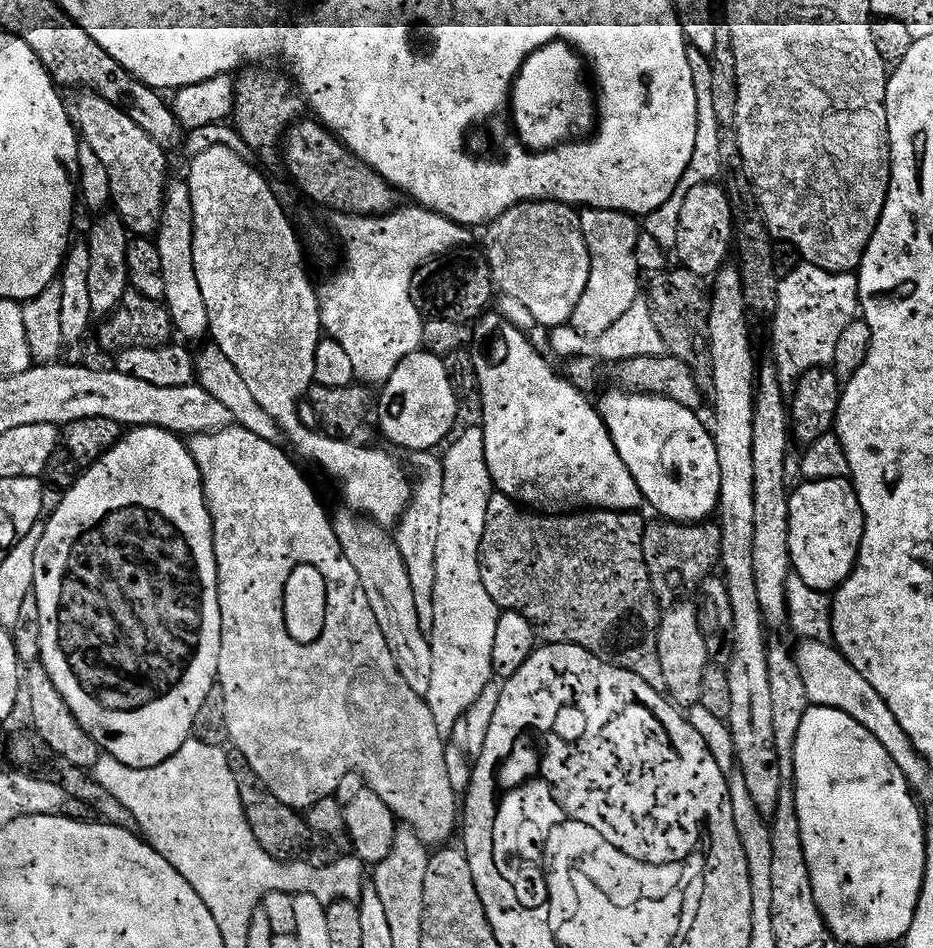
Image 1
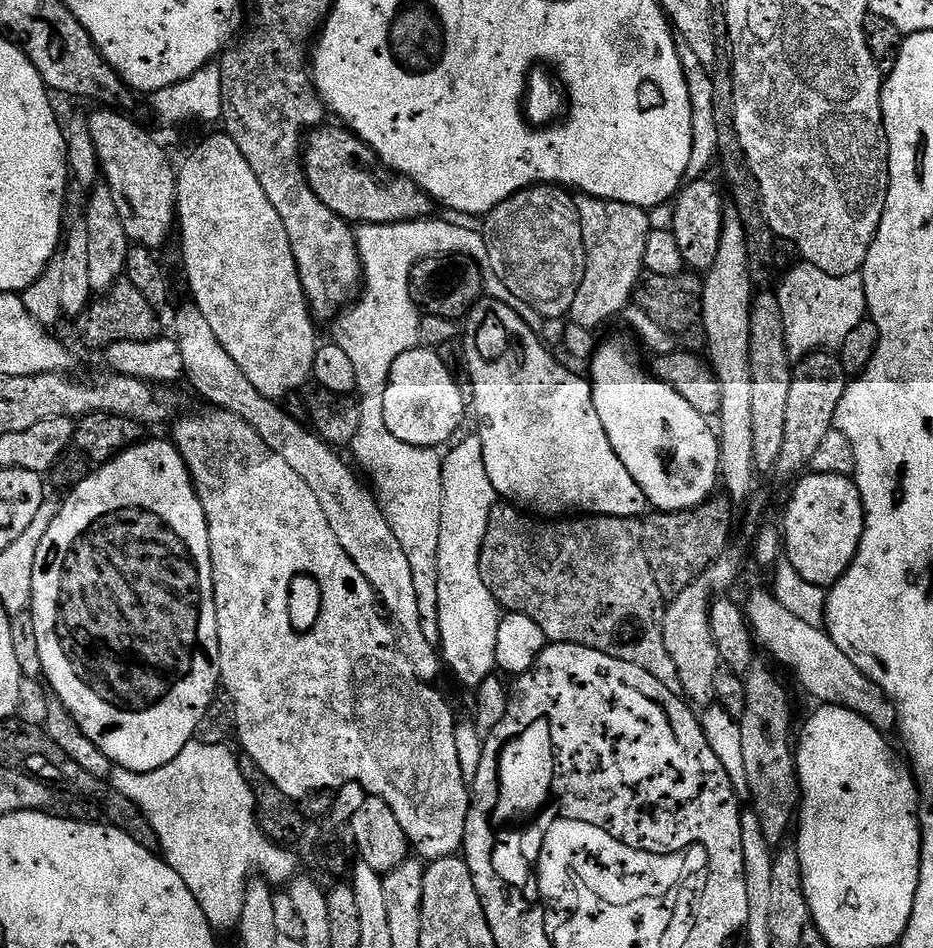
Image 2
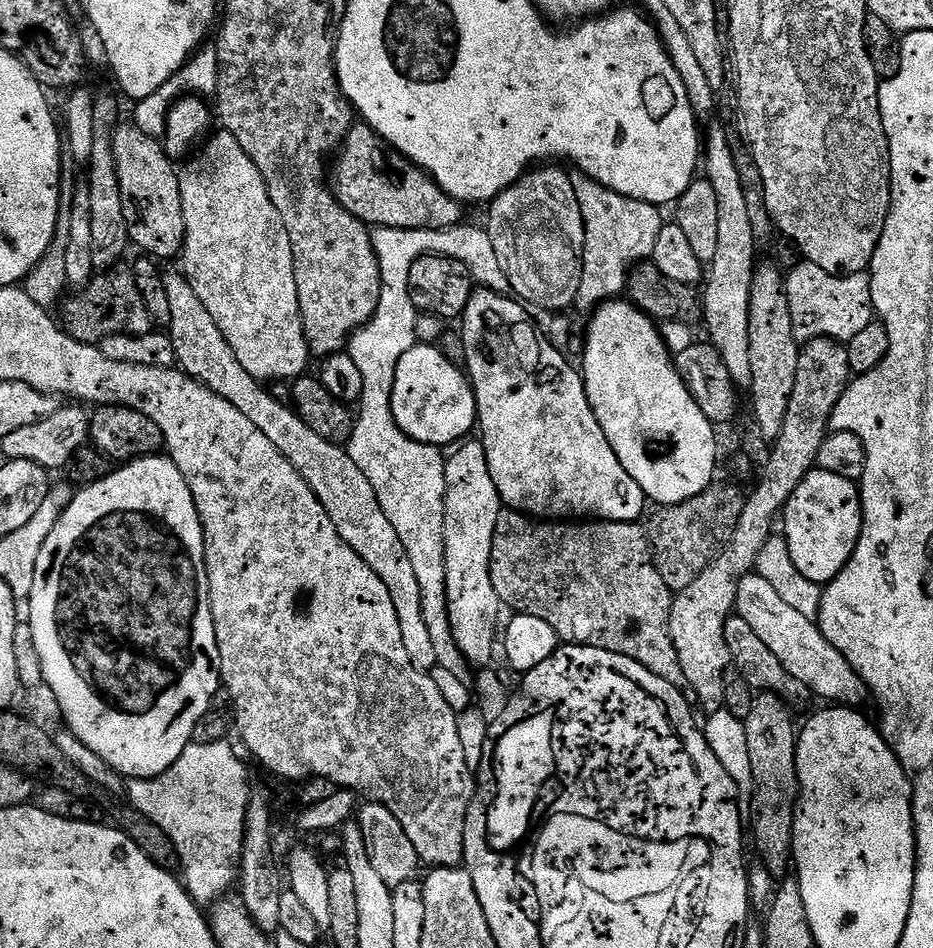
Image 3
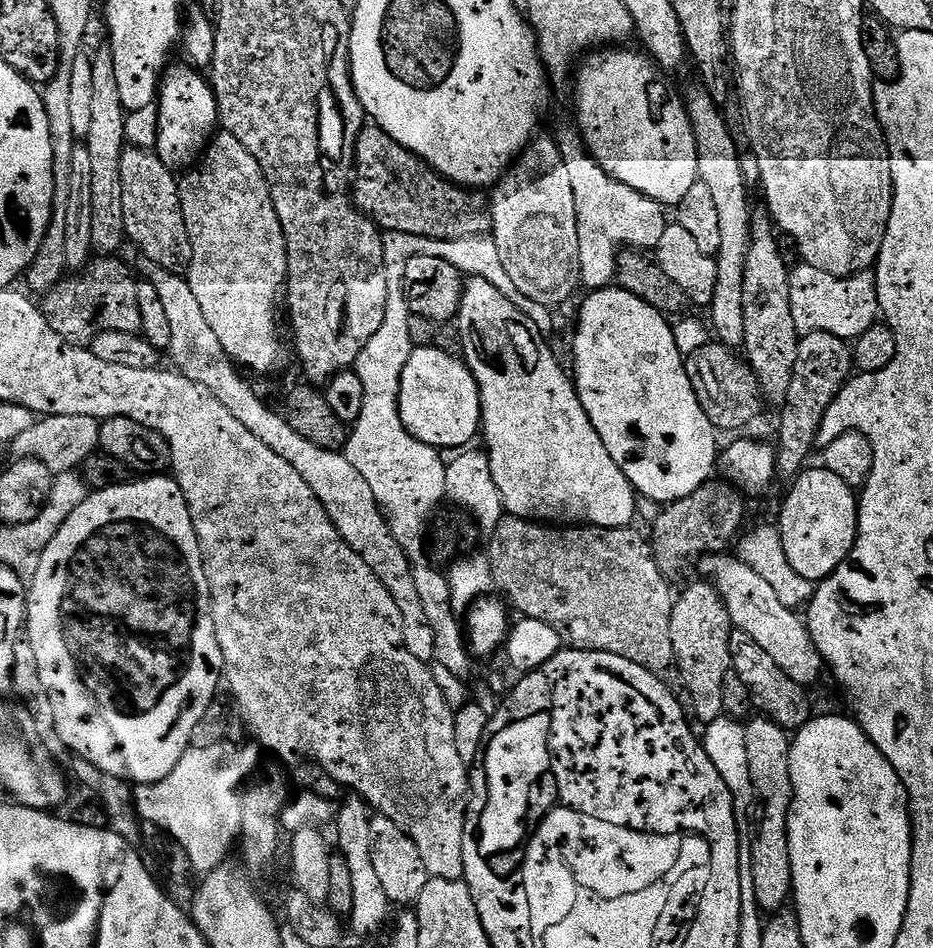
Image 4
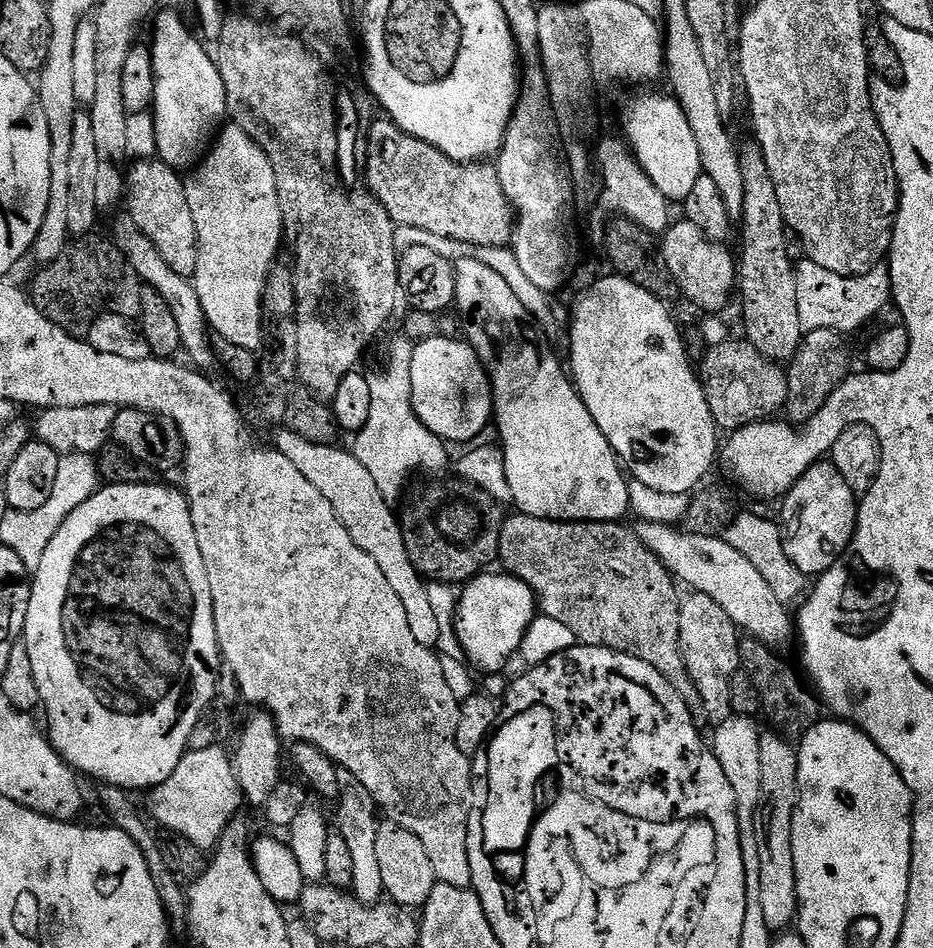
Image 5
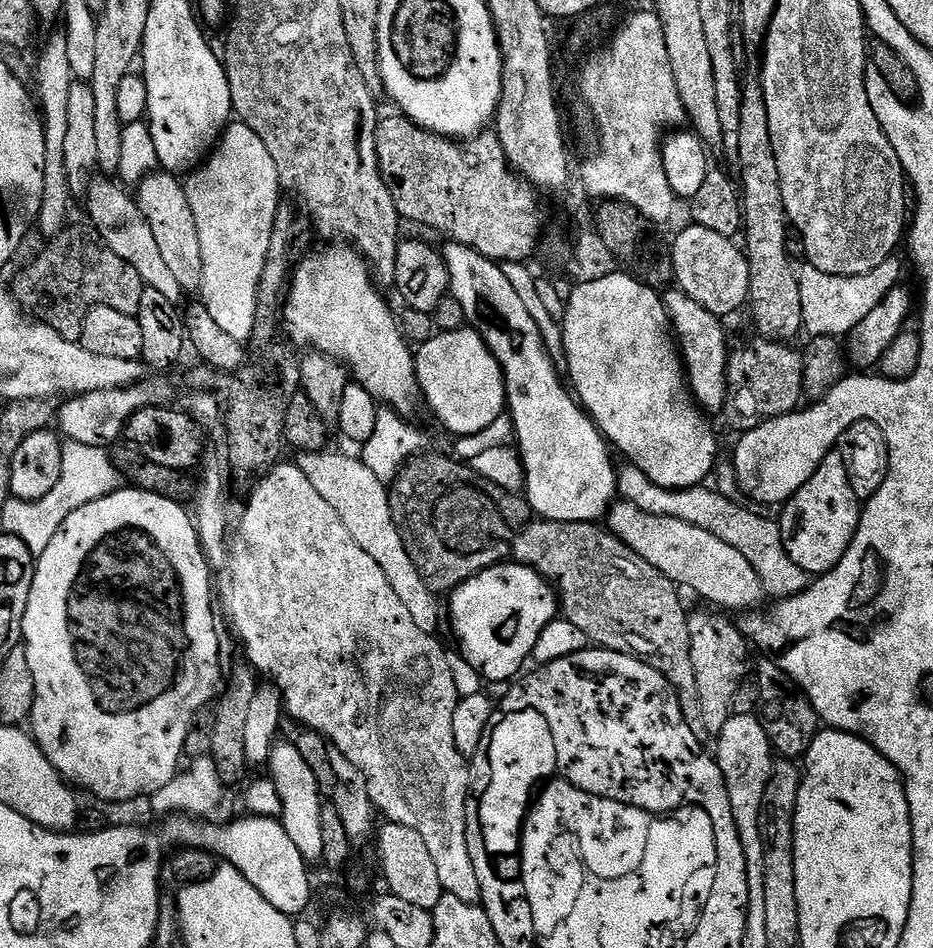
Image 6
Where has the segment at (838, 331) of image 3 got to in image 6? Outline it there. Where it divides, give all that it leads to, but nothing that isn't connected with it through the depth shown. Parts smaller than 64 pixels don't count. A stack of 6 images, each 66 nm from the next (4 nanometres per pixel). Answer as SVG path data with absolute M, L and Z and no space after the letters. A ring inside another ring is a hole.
M893 258L882 262L882 266L874 266L874 270L870 270L870 274L862 274L861 276L835 276L834 274L826 274L822 270L818 270L813 264L805 263L804 269L799 269L800 293L802 294L802 318L804 319L803 331L809 337L814 336L833 336L837 338L847 337L850 330L854 330L854 326L858 326L858 322L862 322L862 318L866 318L866 314L870 314L870 310L874 310L874 306L878 306L878 302L882 302L882 298L886 298L886 294L890 294L890 290L894 290L901 283L900 280L900 264L899 259Z

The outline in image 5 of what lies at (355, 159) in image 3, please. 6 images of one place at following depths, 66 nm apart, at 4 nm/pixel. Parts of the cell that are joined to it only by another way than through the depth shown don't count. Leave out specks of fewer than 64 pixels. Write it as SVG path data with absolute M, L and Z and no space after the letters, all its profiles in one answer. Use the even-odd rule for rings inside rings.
M391 118L383 119L373 119L368 125L368 159L364 162L364 175L368 191L382 202L392 221L401 228L426 230L426 234L438 234L438 238L470 244L473 249L509 247L514 213L500 185L495 163L459 164L446 158L442 150L430 146L430 142L406 134Z

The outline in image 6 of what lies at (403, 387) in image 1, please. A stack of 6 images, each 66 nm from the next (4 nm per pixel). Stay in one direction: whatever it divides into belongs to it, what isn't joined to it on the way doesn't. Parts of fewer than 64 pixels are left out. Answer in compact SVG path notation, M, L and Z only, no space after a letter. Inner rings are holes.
M471 326L456 331L435 333L430 339L417 347L413 360L415 362L416 381L421 395L429 408L440 419L440 424L453 437L470 436L485 430L496 418L505 413L507 396L505 394L504 372L491 350Z

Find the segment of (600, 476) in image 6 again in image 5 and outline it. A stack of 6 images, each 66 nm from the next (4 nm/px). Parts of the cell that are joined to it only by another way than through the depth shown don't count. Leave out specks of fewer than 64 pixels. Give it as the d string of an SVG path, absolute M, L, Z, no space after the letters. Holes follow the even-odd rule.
M475 255L467 256L464 260L455 261L456 265L456 302L455 307L458 309L458 315L462 321L462 332L467 342L471 344L477 356L480 359L482 367L488 373L489 382L492 385L492 411L494 413L494 427L498 433L498 444L504 453L504 465L506 466L506 482L508 483L508 496L510 500L516 503L515 511L517 513L533 516L534 518L546 518L547 520L589 520L590 522L620 522L628 516L628 486L629 481L626 479L625 469L622 467L617 455L613 452L606 434L598 430L598 422L590 418L590 410L582 402L580 393L576 390L576 385L570 379L569 373L560 365L558 357L552 353L549 337L545 336L536 319L530 314L526 306L510 290L510 282L502 278L502 274L497 274L490 270L490 266L482 266Z

